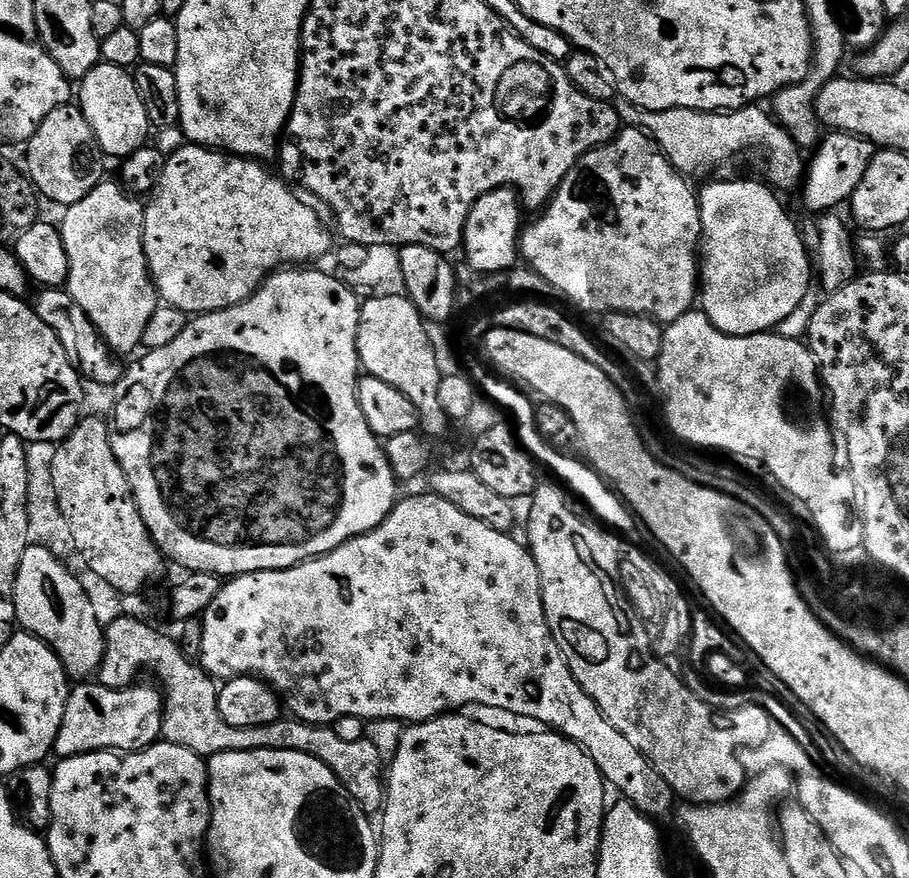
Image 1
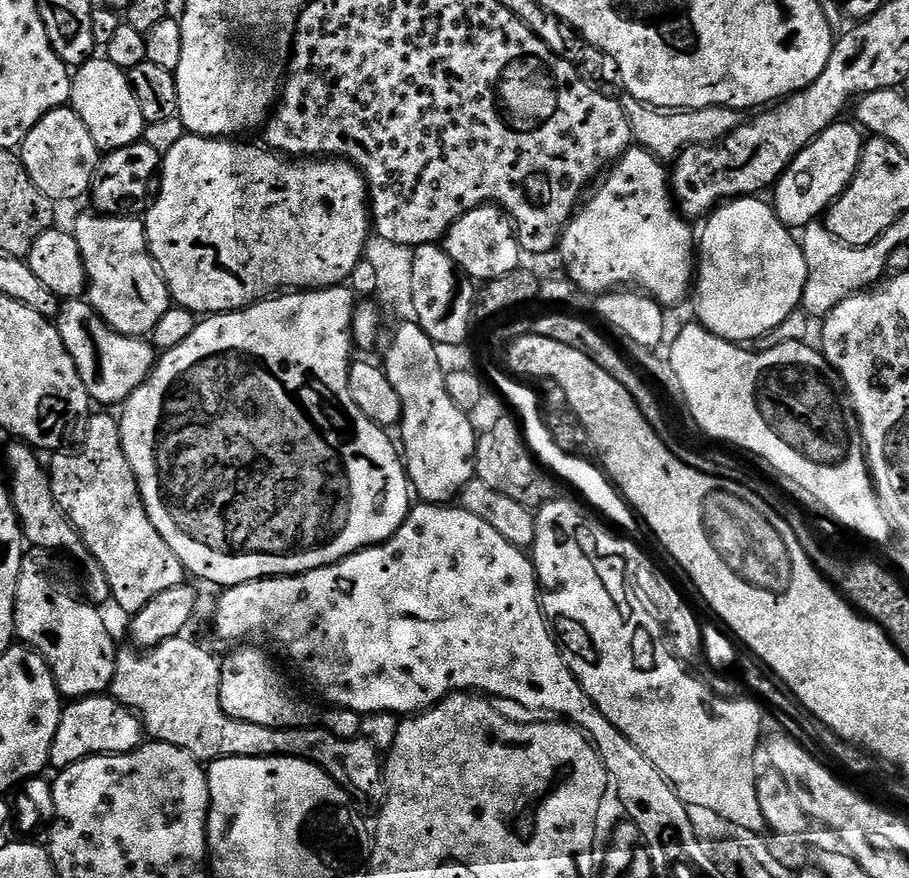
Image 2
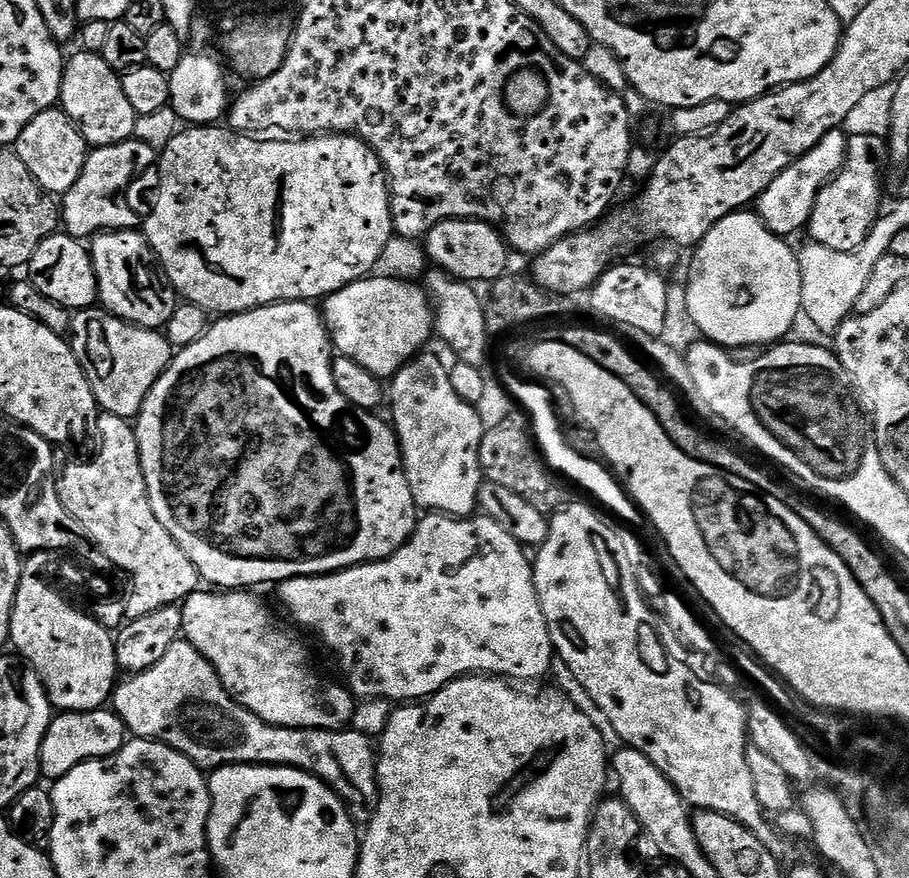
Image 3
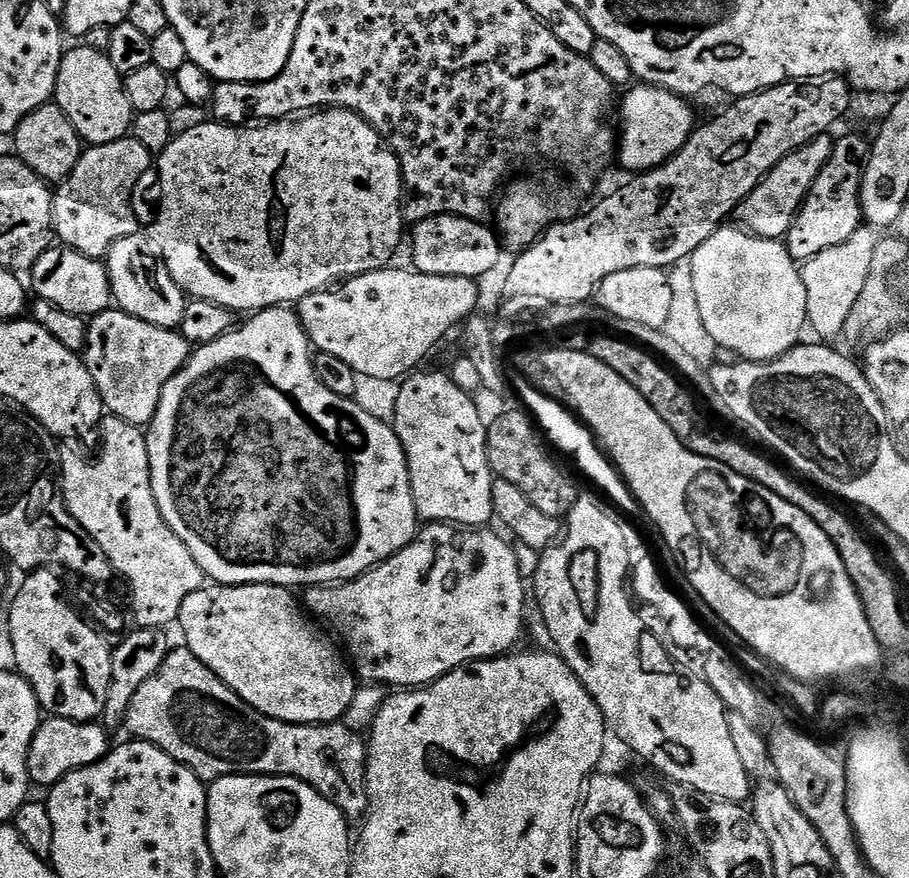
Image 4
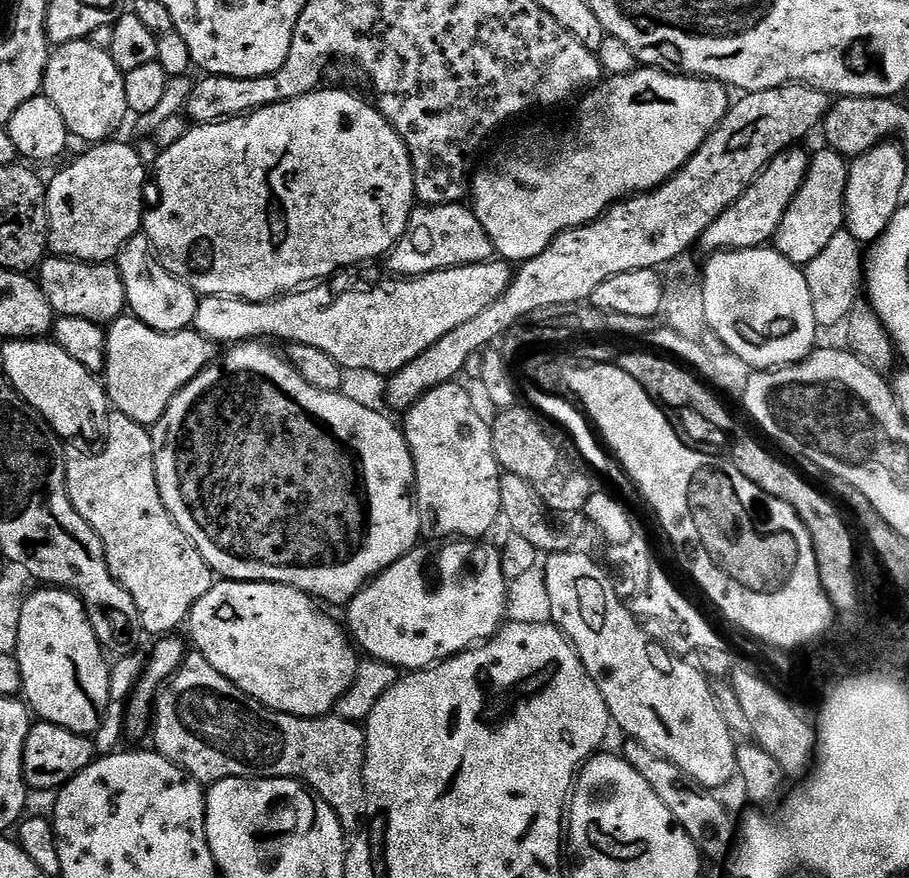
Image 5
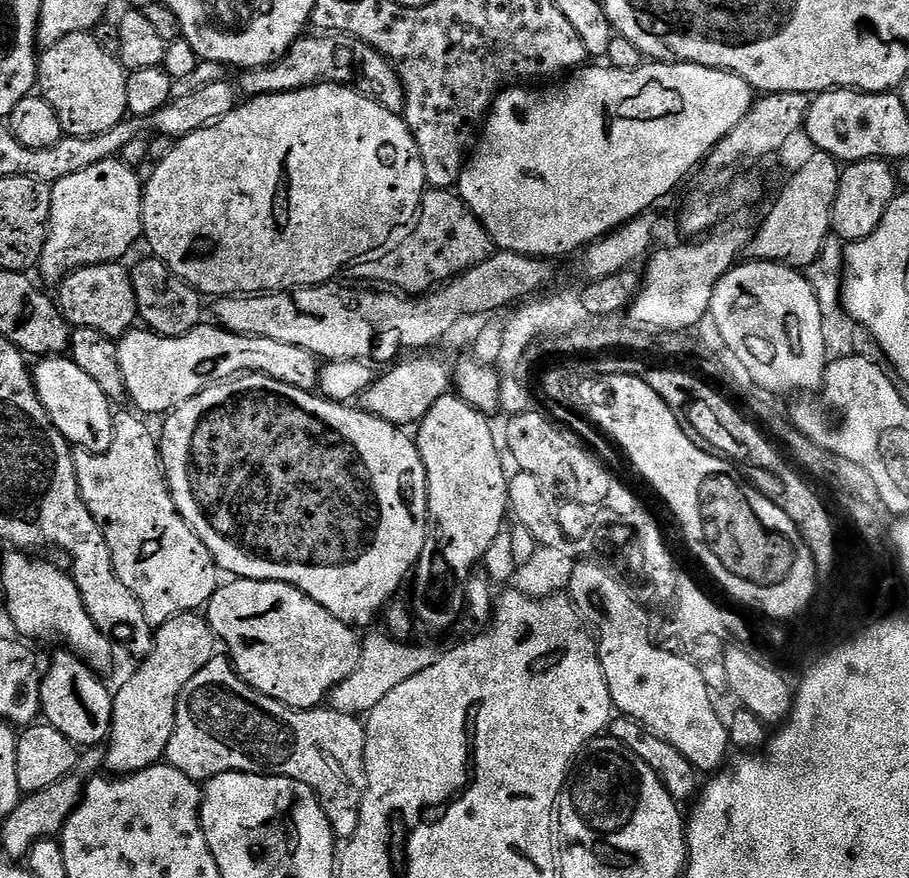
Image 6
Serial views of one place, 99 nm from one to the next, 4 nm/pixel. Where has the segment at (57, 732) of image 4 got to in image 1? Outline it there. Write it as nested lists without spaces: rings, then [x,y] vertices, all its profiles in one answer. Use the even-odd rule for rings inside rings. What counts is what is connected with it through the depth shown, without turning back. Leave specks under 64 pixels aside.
[[[80,682],[68,693],[66,714],[58,730],[57,757],[81,756],[87,752],[140,752],[161,739],[166,696],[159,687],[137,682],[130,688],[107,688],[99,682]]]

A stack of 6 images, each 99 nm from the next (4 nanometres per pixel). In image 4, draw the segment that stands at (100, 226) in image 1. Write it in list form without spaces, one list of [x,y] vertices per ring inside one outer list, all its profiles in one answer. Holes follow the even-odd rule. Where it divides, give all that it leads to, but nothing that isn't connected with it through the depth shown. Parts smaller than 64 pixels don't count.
[[[144,234],[127,236],[114,242],[114,246],[109,250],[106,263],[112,287],[112,299],[119,311],[130,314],[134,318],[142,318],[142,322],[150,322],[159,328],[179,329],[186,303],[186,293],[174,282],[170,270],[164,265],[164,259],[156,251],[155,243],[147,235],[145,236]]]

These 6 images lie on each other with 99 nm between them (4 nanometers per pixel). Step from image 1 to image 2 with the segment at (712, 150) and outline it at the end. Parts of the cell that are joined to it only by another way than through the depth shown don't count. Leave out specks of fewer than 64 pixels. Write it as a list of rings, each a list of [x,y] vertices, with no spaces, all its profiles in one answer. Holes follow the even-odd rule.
[[[627,94],[621,95],[619,102],[630,122],[633,141],[661,162],[675,161],[693,144],[714,144],[729,136],[742,123],[741,113],[734,108],[657,110]]]

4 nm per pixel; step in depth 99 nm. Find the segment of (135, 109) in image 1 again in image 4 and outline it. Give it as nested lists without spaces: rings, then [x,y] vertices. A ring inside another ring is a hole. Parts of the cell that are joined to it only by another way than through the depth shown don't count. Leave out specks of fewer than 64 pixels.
[[[77,46],[65,51],[56,79],[54,103],[70,118],[81,141],[88,146],[123,140],[133,125],[134,113],[130,98],[124,93],[124,77],[114,70],[107,54],[93,48]]]

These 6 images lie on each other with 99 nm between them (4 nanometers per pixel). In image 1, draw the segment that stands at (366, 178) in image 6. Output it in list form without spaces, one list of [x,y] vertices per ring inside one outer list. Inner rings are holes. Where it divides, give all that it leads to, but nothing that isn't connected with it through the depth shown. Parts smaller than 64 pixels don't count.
[[[189,143],[165,159],[162,178],[158,182],[156,191],[151,193],[144,210],[144,253],[148,259],[148,270],[152,273],[152,283],[155,284],[159,299],[163,303],[189,314],[220,312],[223,308],[232,308],[235,304],[240,304],[252,297],[256,289],[261,287],[272,273],[287,269],[289,266],[311,265],[316,262],[312,260],[322,259],[331,250],[333,233],[330,228],[328,233],[328,228],[320,221],[319,214],[310,205],[303,204],[275,171],[267,172],[264,168],[267,167],[255,160],[225,154],[223,151],[205,148],[194,143]]]

